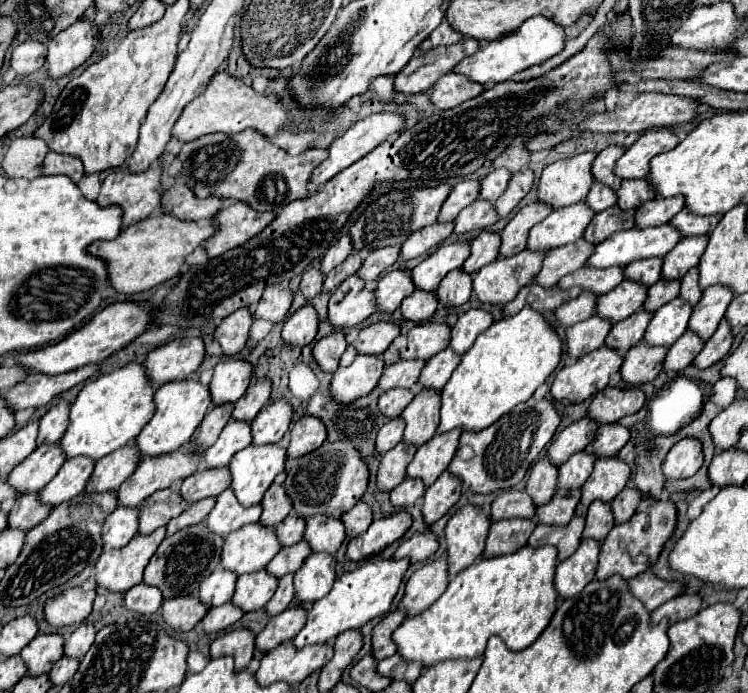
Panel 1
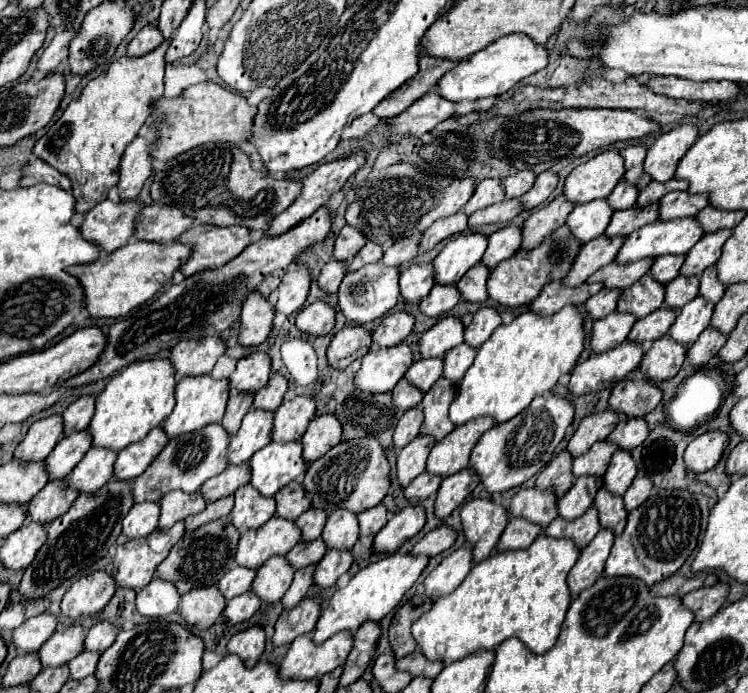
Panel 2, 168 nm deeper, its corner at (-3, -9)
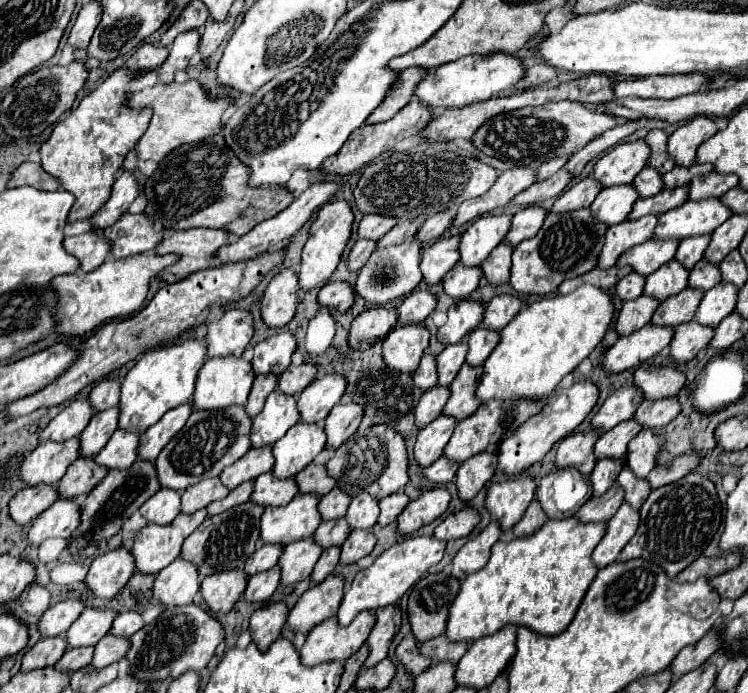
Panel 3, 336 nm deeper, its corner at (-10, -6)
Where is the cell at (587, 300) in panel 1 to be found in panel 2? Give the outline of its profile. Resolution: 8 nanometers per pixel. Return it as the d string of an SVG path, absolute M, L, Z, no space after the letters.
M603 288L601 292L597 292L595 296L591 296L591 298L585 302L585 308L587 308L587 312L589 312L595 320L605 318L607 314L615 312L619 296L621 296L621 290Z

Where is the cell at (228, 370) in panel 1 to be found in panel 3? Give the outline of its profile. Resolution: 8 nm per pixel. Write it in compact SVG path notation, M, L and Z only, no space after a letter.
M290 333L274 335L254 347L252 357L252 369L256 375L274 373L280 375L284 369L288 369L292 353L296 349L296 339Z

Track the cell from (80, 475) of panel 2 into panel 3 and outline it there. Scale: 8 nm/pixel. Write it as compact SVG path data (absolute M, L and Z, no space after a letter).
M116 429L110 441L104 445L104 449L94 455L94 461L106 469L130 469L130 465L136 461L136 447L138 447L138 433L128 433L122 429Z

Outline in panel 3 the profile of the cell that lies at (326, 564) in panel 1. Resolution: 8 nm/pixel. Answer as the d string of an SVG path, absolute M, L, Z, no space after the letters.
M352 531L348 539L342 545L340 553L340 565L352 565L358 563L362 557L366 557L374 549L376 537L370 531Z

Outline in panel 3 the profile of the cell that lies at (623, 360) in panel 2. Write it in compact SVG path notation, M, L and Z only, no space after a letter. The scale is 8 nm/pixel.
M644 325L632 335L620 337L604 355L600 367L608 373L620 373L638 367L646 359L658 355L672 341L672 327Z

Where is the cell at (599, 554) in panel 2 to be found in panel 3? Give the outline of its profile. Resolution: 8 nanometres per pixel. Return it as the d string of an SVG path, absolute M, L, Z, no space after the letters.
M622 503L616 515L606 523L606 535L592 553L592 561L598 569L604 569L606 565L618 559L618 553L622 551L626 541L630 541L632 535L636 533L638 521L640 521L640 513L634 511L628 503Z

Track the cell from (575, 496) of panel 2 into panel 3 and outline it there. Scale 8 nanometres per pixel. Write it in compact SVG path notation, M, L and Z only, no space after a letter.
M600 459L596 461L596 467L590 475L590 487L592 487L592 497L604 495L616 481L618 473L622 471L624 461L622 459Z

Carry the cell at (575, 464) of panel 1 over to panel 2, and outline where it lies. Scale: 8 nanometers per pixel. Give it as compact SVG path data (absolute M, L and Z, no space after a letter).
M607 440L595 442L585 454L581 454L573 460L573 474L575 476L585 476L585 474L603 476L615 450L617 450L615 442L607 442Z

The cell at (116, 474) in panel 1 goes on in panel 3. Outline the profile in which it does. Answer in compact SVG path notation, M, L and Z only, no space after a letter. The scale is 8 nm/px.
M180 405L172 411L168 411L156 425L152 425L150 429L146 429L140 435L140 443L138 443L138 459L140 461L154 461L160 451L168 445L168 441L184 427L184 423L188 421L192 413L192 405Z

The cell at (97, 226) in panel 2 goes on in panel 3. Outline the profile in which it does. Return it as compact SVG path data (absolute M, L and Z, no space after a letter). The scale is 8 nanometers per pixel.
M92 229L92 231L86 231L82 235L66 237L64 239L64 249L68 253L76 255L80 259L82 271L88 273L88 271L96 269L100 263L104 263L108 259L108 255L112 251L112 245L110 245L106 235Z

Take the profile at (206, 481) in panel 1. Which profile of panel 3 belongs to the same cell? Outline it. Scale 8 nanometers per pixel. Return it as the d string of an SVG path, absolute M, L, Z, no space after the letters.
M260 447L260 449L250 449L242 459L238 459L234 465L226 467L220 473L220 481L226 489L236 489L244 481L252 481L258 475L270 471L274 465L272 457L272 447Z

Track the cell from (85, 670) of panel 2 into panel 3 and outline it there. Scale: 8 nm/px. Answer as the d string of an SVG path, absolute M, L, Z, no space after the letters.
M106 635L94 649L94 657L92 657L92 665L96 665L96 669L108 667L116 661L120 661L126 651L128 651L128 639L124 637L114 637L114 635Z

